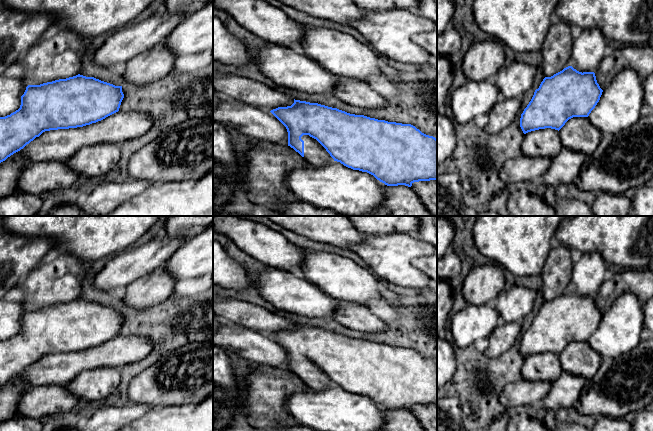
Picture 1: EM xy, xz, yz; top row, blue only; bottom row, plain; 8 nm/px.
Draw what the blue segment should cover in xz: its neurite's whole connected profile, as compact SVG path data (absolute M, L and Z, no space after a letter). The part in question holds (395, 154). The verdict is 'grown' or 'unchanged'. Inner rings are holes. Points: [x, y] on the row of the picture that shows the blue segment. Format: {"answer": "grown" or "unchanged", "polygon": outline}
{"answer": "grown", "polygon": "M295 99L291 106L278 107L270 112L286 127L288 146L313 167L323 167L337 161L353 170L367 172L387 186L411 187L414 182L437 180L437 139L411 124L350 114L337 108Z"}

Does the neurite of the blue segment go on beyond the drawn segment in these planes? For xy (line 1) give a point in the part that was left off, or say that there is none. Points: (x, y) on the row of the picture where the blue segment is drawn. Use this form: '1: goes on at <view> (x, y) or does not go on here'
1: does not go on here

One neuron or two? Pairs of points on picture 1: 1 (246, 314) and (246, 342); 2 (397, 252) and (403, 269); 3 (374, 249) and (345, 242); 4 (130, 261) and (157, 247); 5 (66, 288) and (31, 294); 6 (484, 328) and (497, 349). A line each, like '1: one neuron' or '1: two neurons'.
1: two neurons
2: one neuron
3: two neurons
4: one neuron
5: one neuron
6: two neurons

